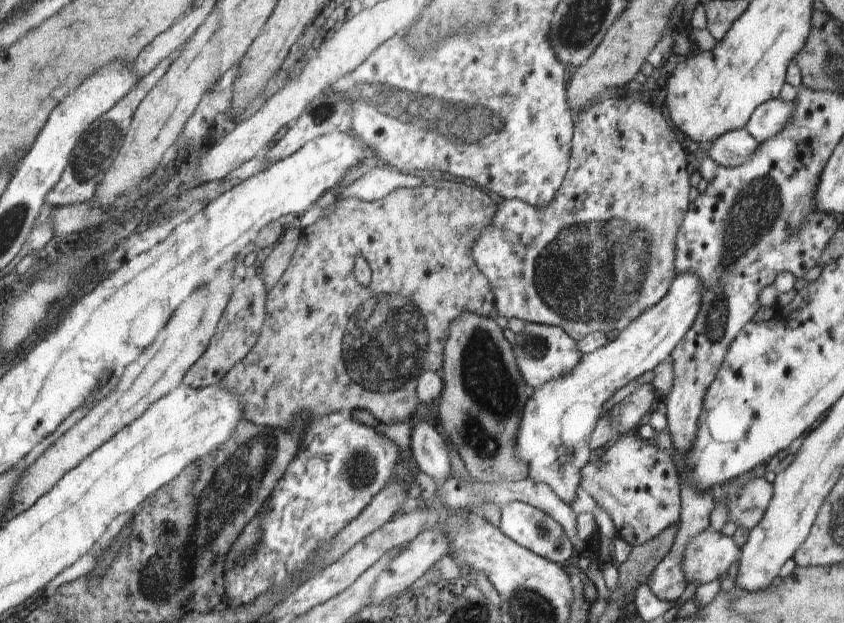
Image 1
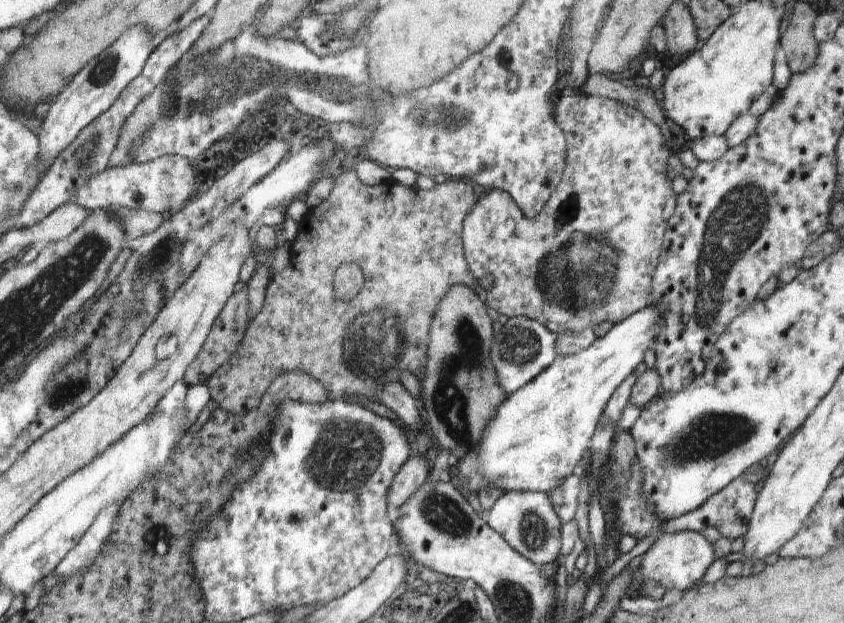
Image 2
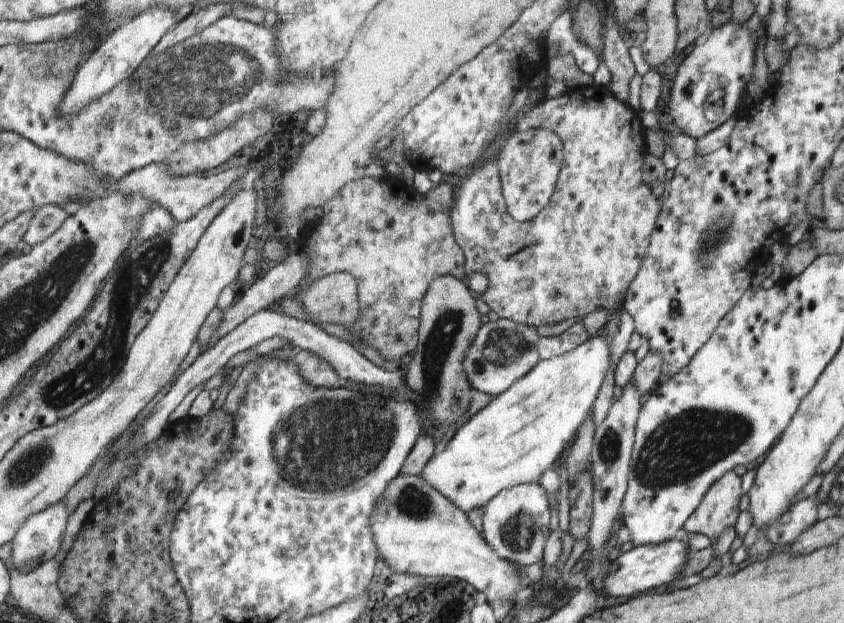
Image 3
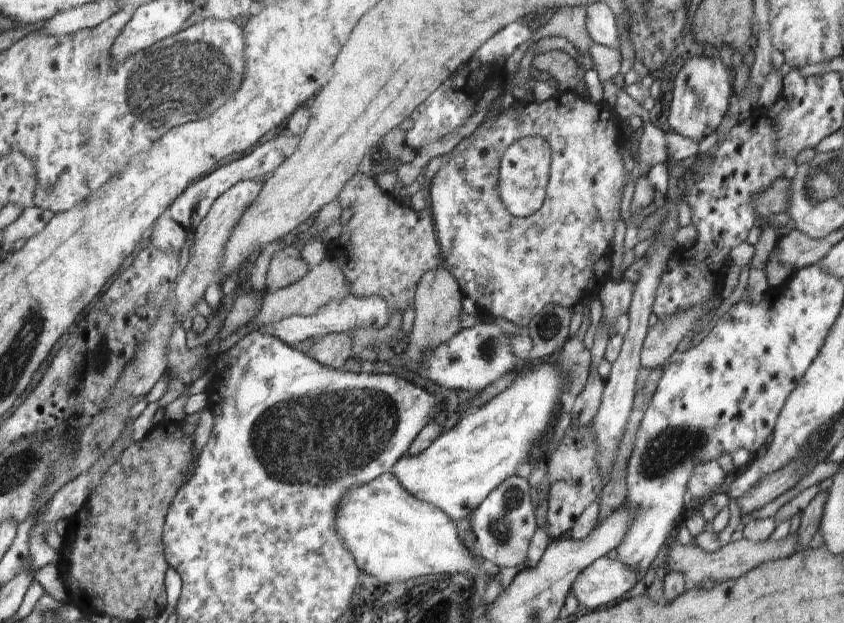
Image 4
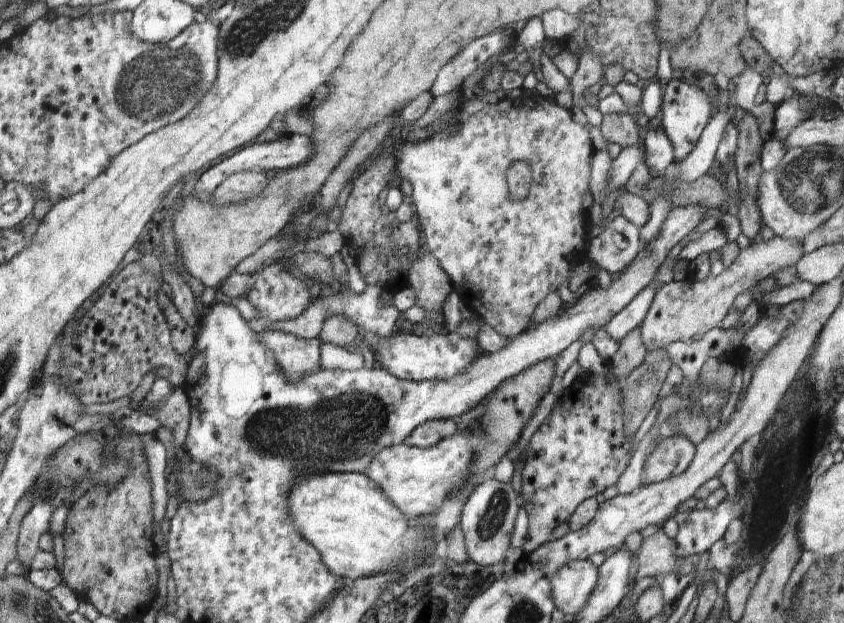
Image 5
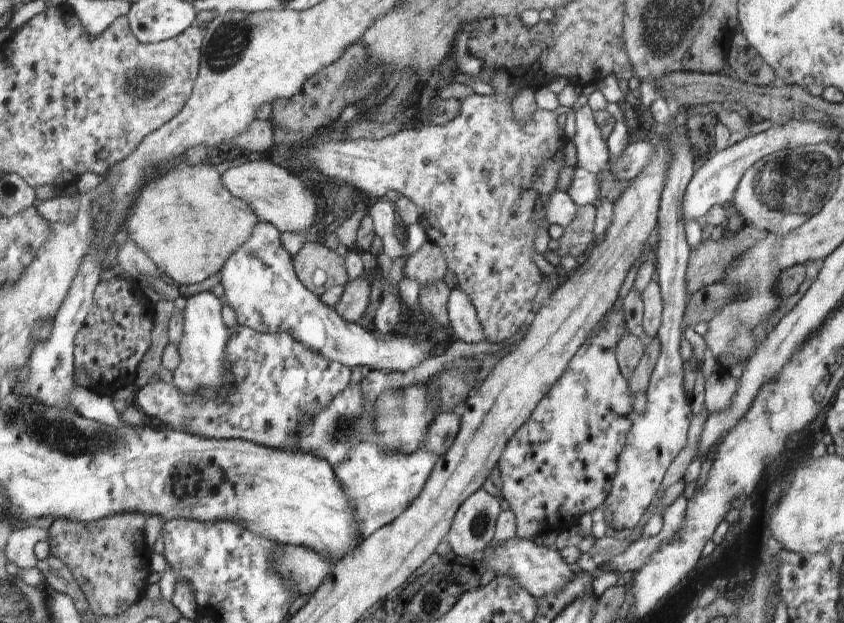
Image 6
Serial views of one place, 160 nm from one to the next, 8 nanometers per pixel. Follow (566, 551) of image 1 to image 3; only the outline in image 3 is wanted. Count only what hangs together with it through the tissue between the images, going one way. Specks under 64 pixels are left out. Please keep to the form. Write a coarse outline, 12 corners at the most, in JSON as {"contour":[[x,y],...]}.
{"contour":[[539,483],[498,492],[482,536],[518,566],[542,558],[550,506]]}

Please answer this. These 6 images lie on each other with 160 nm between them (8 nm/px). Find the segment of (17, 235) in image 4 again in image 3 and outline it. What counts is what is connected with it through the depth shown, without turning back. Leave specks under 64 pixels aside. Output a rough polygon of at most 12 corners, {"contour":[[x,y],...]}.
{"contour":[[59,205],[38,208],[24,234],[31,248],[52,236],[68,218]]}

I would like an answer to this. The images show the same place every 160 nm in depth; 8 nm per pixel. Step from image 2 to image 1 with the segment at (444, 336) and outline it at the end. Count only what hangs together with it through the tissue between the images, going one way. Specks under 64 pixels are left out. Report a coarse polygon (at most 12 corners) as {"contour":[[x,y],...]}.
{"contour":[[462,311],[432,409],[470,478],[521,481],[534,389],[494,317]]}

